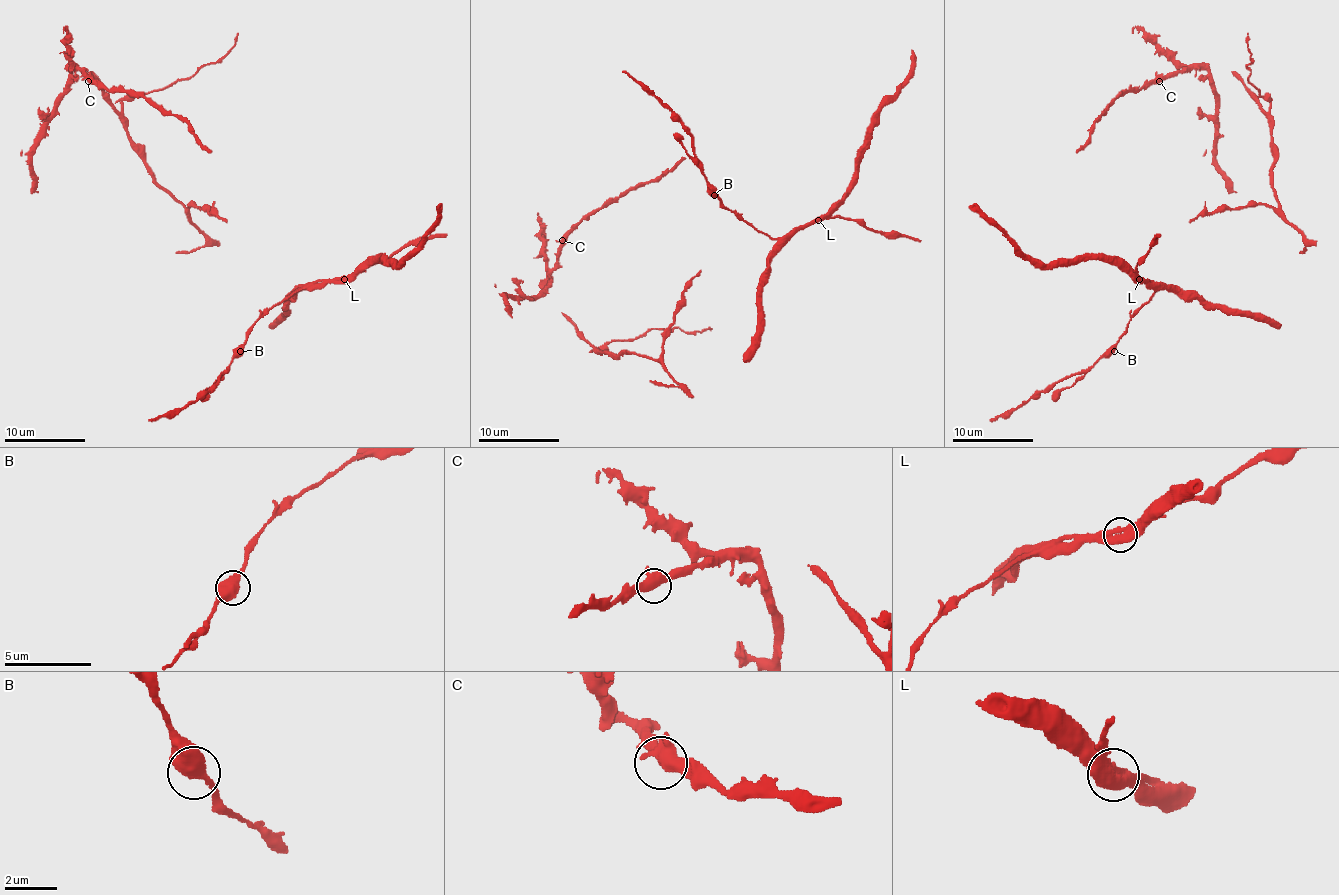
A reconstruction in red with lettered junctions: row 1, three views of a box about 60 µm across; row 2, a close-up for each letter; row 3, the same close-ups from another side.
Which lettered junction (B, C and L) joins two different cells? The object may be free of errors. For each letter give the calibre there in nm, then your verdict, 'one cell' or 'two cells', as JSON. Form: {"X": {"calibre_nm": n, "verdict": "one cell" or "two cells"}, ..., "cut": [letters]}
{"B": {"calibre_nm": 550, "verdict": "one cell"}, "C": {"calibre_nm": 550, "verdict": "one cell"}, "L": {"calibre_nm": 500, "verdict": "one cell"}, "cut": []}

